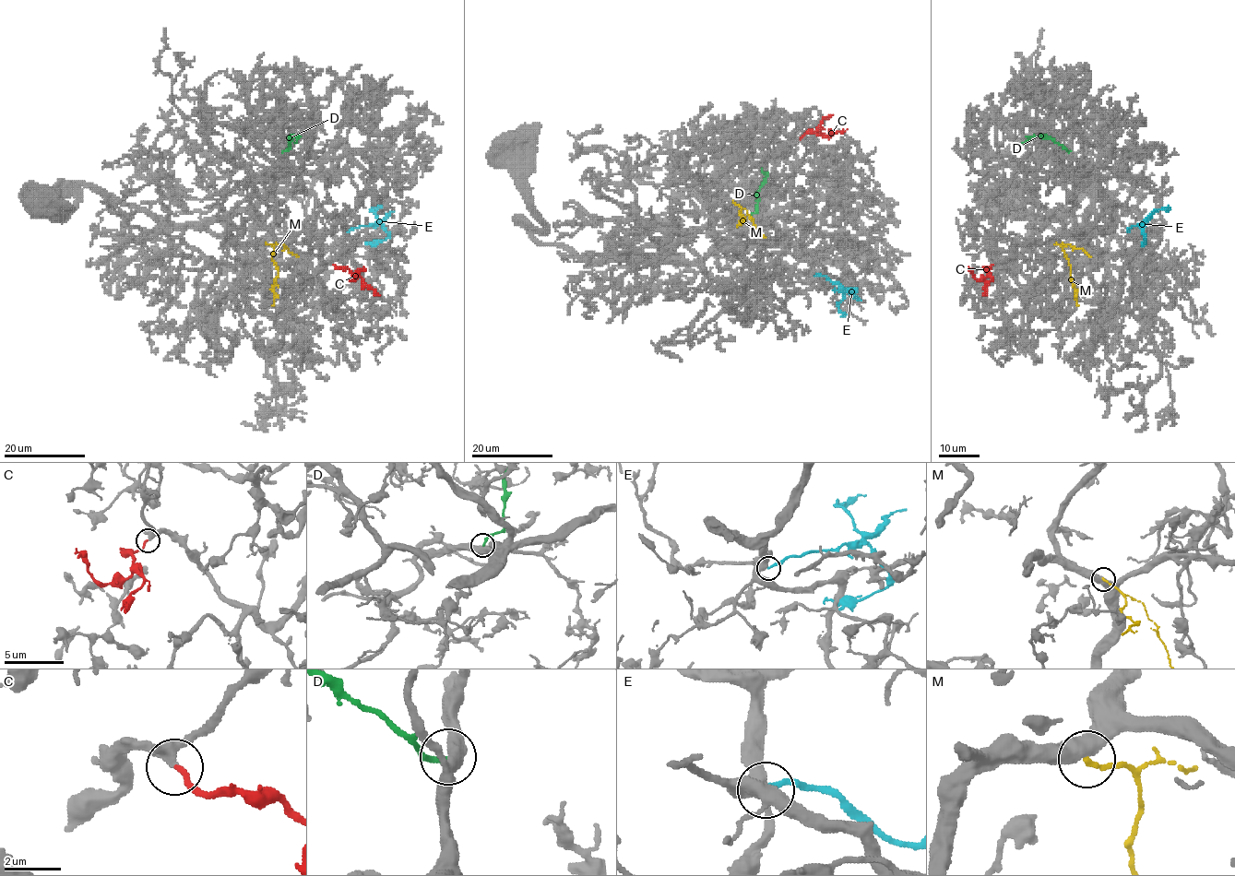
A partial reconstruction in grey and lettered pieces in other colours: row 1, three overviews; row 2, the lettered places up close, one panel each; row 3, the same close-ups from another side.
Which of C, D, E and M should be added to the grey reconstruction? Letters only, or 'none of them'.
C

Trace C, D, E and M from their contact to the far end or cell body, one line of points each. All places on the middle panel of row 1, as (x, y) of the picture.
C: (800, 138), (814, 132), (828, 137), (831, 134), (847, 129)
D: (750, 216), (756, 210), (757, 191), (765, 176), (762, 168)
E: (814, 275), (825, 277), (848, 290), (855, 290), (834, 289)
M: (733, 202), (744, 216), (740, 224)

